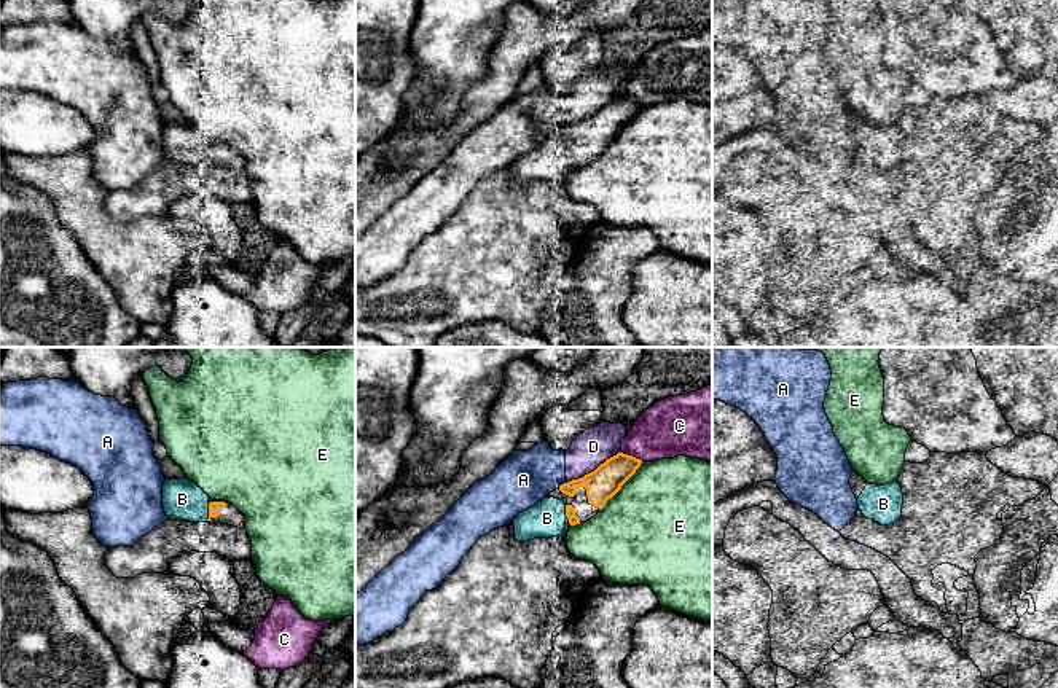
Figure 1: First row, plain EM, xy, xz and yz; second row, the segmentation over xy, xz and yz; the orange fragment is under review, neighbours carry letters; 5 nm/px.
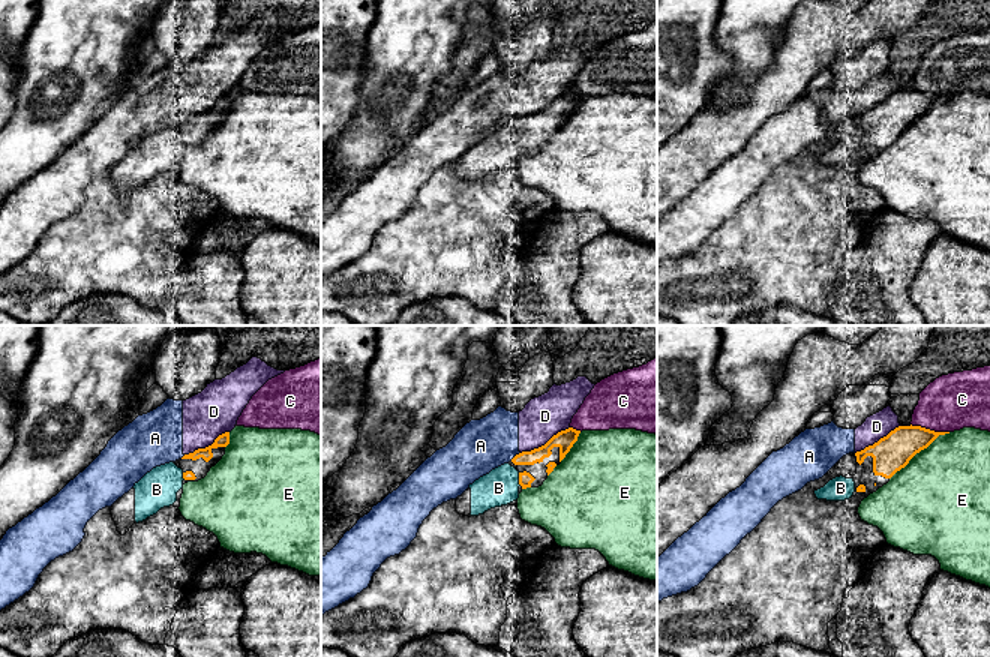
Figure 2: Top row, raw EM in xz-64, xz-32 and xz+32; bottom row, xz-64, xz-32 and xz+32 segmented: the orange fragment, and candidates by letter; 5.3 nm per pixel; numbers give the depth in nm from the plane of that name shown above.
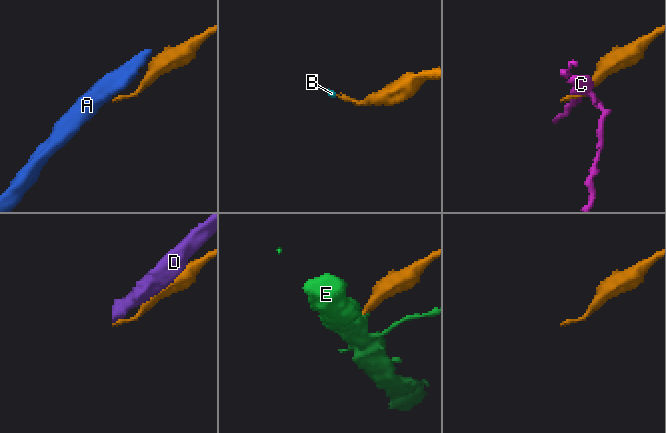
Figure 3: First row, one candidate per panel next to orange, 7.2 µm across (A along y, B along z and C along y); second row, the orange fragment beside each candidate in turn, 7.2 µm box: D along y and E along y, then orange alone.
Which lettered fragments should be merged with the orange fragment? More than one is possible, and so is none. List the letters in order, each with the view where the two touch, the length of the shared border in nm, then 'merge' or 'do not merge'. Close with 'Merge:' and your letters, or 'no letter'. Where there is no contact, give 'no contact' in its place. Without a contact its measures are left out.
A: contact in xz; length 50 nm; do not merge
B: contact in xy; length 80 nm; merge
C: contact in xz; length 130 nm; do not merge
D: contact in xz; length 320 nm; do not merge
E: contact in xz; length 320 nm; do not merge
Merge: B

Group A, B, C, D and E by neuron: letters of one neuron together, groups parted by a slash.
A D / B / C / E

